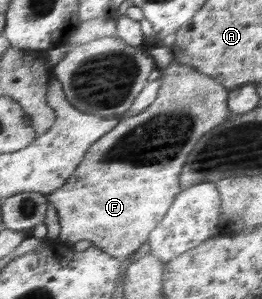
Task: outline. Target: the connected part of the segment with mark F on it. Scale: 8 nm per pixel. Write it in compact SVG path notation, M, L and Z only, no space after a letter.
M174 59L162 71L162 82L155 100L143 112L129 118L123 117L123 120L115 126L115 130L111 134L107 134L107 138L99 138L97 144L91 148L91 154L87 154L87 158L83 157L83 166L79 166L79 170L75 169L75 178L71 178L71 182L67 182L67 186L63 185L63 190L57 189L47 195L49 204L56 208L59 217L60 233L57 242L63 242L72 246L79 240L88 240L92 243L91 246L107 251L107 254L114 255L115 258L123 260L129 258L140 246L149 241L150 233L157 228L159 222L169 212L170 206L174 204L174 198L181 192L182 188L179 178L181 178L182 170L185 168L183 164L185 164L185 160L189 156L189 150L193 150L193 146L199 142L199 138L203 134L207 134L207 132L211 132L213 129L217 130L217 126L223 124L231 115L229 112L229 89L218 83L217 80L196 72L196 70L189 68L187 64L181 66Z

